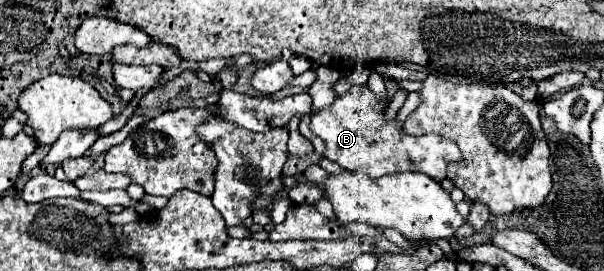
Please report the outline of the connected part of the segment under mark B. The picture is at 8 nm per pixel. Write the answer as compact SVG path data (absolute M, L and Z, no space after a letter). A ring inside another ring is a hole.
M352 85L350 91L336 97L330 107L314 113L310 129L314 135L324 139L324 157L348 171L364 171L372 179L390 173L416 171L432 177L434 181L442 181L446 177L446 165L462 157L458 145L442 139L440 135L404 135L402 127L396 121L384 121L384 107L386 105L378 103L376 95L372 95L368 85Z

